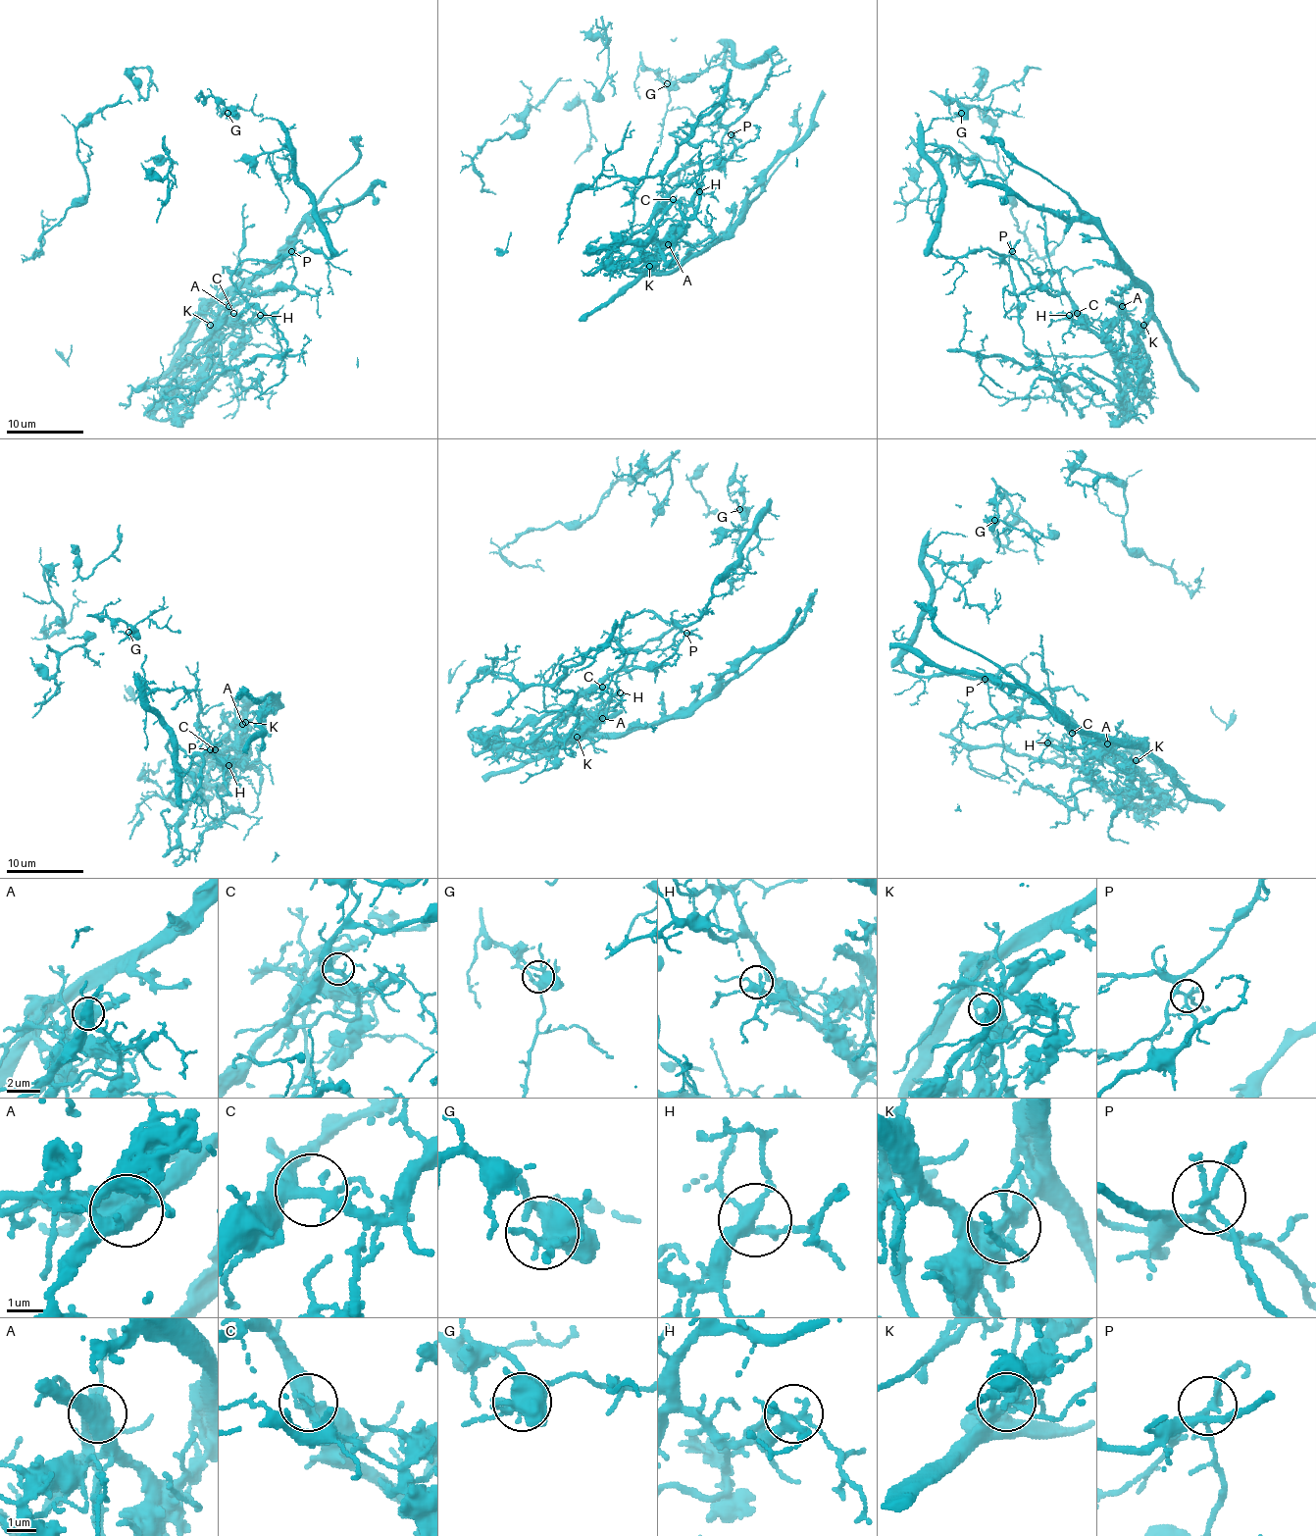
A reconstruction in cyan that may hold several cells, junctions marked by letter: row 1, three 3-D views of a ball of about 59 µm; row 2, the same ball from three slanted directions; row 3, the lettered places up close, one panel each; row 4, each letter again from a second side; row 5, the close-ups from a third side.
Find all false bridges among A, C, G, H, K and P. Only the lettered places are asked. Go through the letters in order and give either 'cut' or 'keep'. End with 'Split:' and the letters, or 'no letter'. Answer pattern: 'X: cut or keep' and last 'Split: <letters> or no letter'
A: cut
C: keep
G: keep
H: keep
K: cut
P: cut
Split: A, K, P

